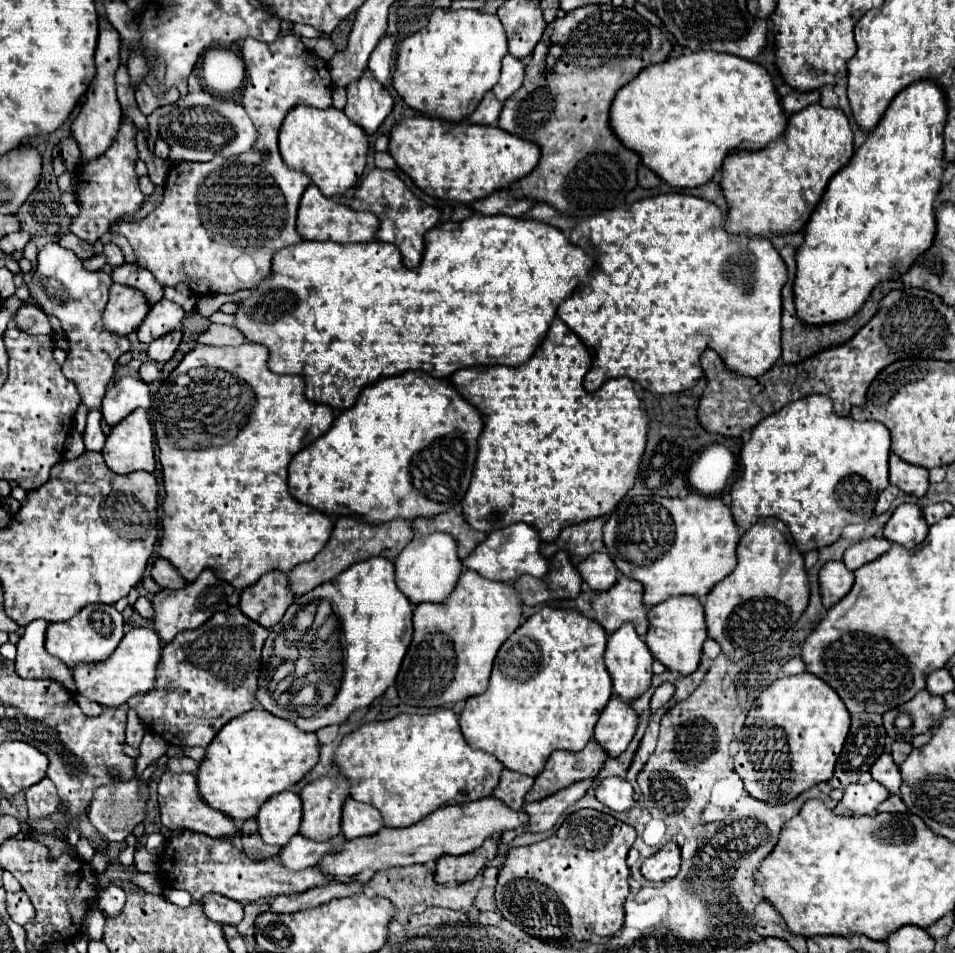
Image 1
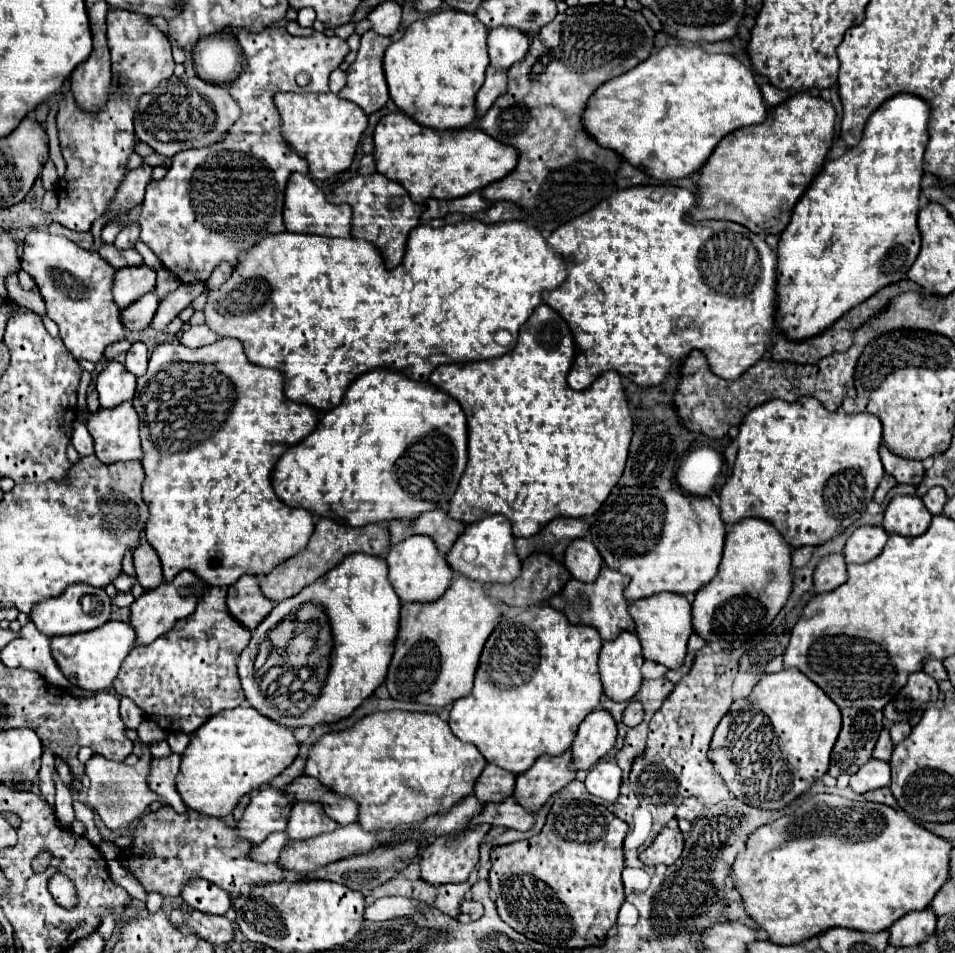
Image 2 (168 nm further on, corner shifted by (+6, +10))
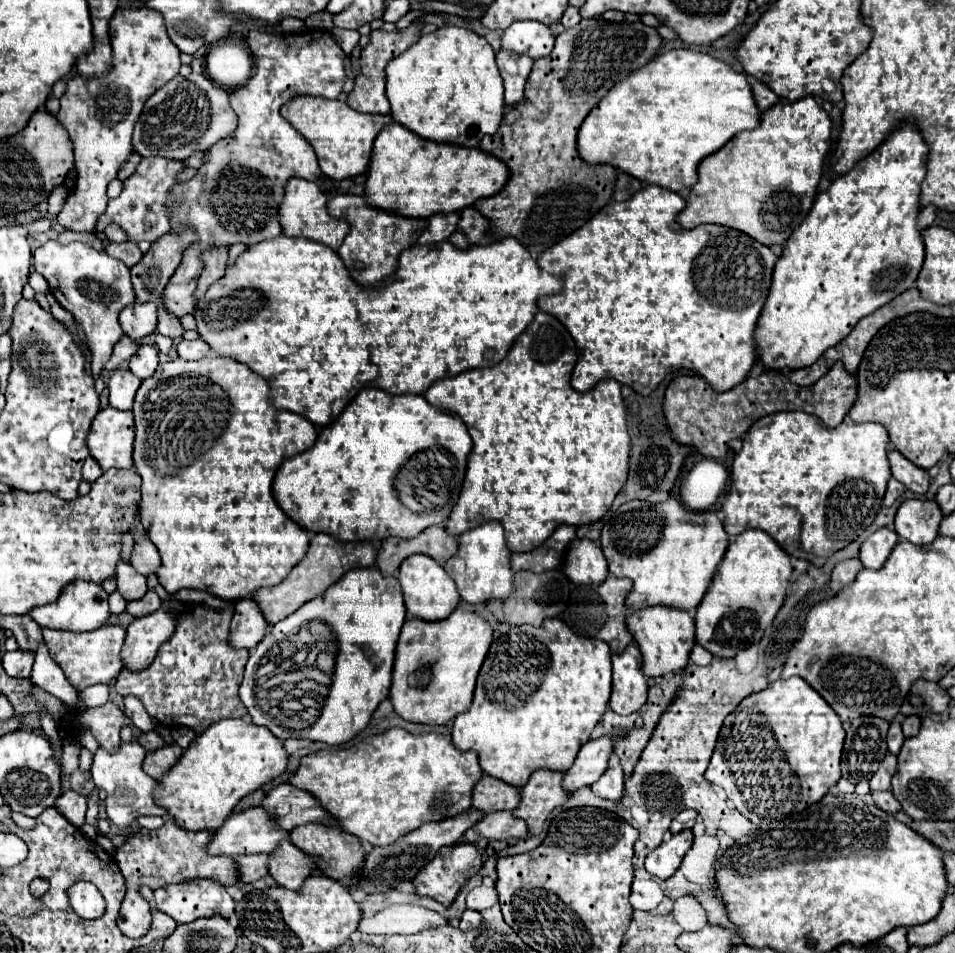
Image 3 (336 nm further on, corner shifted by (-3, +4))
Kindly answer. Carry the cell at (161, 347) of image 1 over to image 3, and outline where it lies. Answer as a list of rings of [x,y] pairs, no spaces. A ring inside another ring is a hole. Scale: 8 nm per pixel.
[[[212,247],[212,251],[206,251],[206,253],[202,255],[202,259],[204,259],[204,269],[202,269],[200,279],[198,279],[196,299],[202,299],[204,291],[224,275],[226,261],[228,261],[228,249],[230,249],[230,247]]]

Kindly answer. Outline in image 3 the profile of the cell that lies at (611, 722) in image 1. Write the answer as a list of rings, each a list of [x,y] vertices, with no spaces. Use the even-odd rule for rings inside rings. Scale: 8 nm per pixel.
[[[600,737],[582,745],[574,765],[564,773],[564,791],[574,793],[580,787],[592,785],[608,767],[608,755],[612,753],[612,739]]]

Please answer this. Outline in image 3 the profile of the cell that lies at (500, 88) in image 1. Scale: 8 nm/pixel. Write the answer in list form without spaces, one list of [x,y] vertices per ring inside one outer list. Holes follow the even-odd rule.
[[[516,21],[502,35],[502,49],[518,55],[528,55],[532,59],[546,57],[554,47],[556,37],[550,27],[536,21]]]

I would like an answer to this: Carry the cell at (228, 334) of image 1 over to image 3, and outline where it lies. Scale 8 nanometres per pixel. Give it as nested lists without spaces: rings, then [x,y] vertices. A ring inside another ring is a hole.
[[[182,339],[182,341],[178,343],[176,351],[178,351],[178,357],[182,357],[182,359],[186,359],[186,361],[196,361],[196,359],[214,355],[212,349],[210,349],[202,339],[196,339],[196,341],[184,341],[184,339]]]

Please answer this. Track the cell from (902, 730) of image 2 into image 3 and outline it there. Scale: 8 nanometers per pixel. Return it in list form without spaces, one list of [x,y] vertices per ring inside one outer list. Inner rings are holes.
[[[916,715],[906,717],[906,719],[902,721],[902,729],[904,729],[904,735],[906,735],[906,737],[916,735],[918,729],[920,729],[920,717],[916,717]]]

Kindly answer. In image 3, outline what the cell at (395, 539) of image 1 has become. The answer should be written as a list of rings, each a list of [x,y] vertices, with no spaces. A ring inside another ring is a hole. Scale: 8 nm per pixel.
[[[316,533],[310,537],[310,547],[306,555],[300,559],[300,563],[290,571],[290,575],[274,587],[264,587],[258,589],[252,595],[252,601],[258,603],[264,619],[274,625],[300,609],[306,601],[322,595],[332,583],[340,581],[350,569],[356,567],[374,567],[376,563],[376,549],[368,541],[358,541],[358,543],[338,543],[332,535],[326,533]]]

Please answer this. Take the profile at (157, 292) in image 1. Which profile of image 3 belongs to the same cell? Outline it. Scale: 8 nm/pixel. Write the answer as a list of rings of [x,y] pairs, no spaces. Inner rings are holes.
[[[126,241],[126,243],[108,243],[106,245],[106,253],[116,257],[116,259],[120,259],[120,261],[124,261],[126,267],[134,267],[140,261],[140,257],[142,257],[138,245],[132,243],[132,241]]]

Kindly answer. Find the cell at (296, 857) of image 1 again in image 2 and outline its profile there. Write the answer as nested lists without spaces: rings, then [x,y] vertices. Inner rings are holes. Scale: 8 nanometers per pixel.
[[[273,833],[271,837],[267,837],[267,841],[255,845],[255,849],[251,851],[251,857],[259,863],[277,863],[281,851],[287,847],[287,833]]]

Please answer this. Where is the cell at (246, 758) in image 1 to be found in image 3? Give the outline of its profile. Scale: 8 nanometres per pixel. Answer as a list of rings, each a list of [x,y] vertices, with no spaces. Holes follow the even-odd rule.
[[[224,719],[190,743],[180,761],[176,761],[176,767],[160,781],[156,801],[168,811],[178,827],[190,831],[216,831],[242,797],[284,773],[286,765],[288,755],[282,741],[266,727],[258,727],[246,719]]]

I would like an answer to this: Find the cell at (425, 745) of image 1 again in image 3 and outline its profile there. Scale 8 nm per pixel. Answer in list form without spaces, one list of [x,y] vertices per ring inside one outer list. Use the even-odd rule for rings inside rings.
[[[396,727],[380,735],[372,735],[348,749],[324,749],[304,755],[300,759],[298,771],[290,777],[288,783],[314,795],[336,819],[342,831],[356,835],[360,841],[368,841],[376,847],[392,845],[398,837],[418,829],[424,823],[442,821],[468,811],[472,807],[472,789],[480,777],[482,769],[478,765],[476,753],[456,751],[452,741],[438,733],[412,735]]]

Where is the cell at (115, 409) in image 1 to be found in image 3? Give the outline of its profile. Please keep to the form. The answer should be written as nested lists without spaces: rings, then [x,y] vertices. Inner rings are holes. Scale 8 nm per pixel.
[[[116,369],[116,371],[112,371],[112,375],[108,379],[110,405],[114,409],[122,409],[122,411],[130,409],[140,383],[142,383],[142,379],[132,375],[130,369]]]

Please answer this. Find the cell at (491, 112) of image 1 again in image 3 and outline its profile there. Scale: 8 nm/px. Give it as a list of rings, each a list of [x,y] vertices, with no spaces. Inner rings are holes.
[[[500,49],[496,53],[496,63],[504,79],[504,103],[514,105],[524,97],[524,85],[534,61],[526,55],[512,55],[510,51]]]

